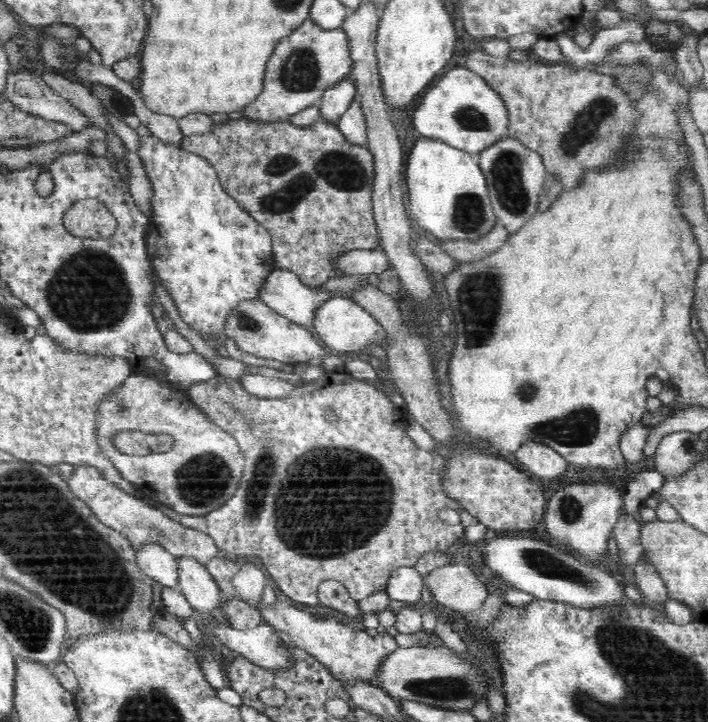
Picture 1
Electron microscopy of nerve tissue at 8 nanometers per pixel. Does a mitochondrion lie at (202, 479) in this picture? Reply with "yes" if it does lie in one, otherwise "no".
yes

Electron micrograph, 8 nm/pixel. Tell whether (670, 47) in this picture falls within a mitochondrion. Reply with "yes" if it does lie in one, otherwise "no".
no

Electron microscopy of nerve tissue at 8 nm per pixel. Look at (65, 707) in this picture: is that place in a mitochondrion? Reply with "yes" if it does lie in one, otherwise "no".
no

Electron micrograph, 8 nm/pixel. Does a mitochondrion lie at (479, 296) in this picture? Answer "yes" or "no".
yes

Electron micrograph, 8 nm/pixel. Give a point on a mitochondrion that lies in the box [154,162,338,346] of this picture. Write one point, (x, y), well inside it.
(246, 322)

